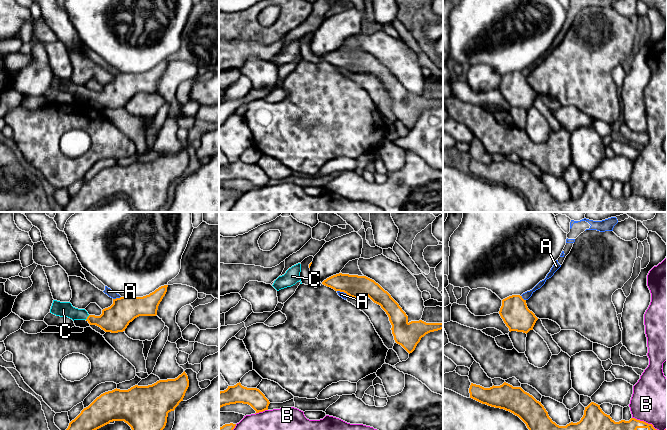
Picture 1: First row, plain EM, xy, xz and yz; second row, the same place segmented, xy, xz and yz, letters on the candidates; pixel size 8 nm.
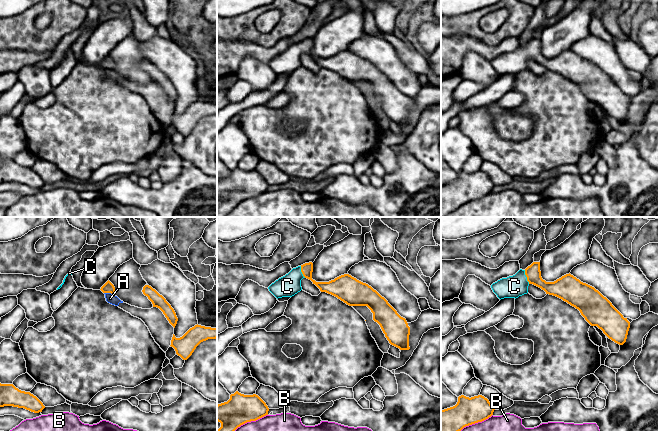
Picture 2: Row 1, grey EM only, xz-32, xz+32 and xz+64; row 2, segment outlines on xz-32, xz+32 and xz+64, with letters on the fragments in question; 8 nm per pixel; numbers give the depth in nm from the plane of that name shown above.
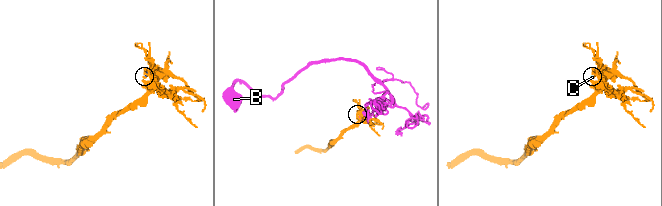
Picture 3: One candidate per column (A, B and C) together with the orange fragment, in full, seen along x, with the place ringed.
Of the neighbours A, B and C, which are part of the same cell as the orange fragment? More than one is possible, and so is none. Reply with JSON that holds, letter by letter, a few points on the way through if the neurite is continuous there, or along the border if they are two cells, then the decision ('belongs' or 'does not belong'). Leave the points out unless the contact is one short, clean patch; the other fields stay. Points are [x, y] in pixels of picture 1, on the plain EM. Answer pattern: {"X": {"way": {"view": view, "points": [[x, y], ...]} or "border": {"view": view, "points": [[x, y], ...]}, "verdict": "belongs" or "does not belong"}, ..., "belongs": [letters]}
{"A": {"border": {"view": "xy", "points": [[120, 72], [113, 75]]}, "verdict": "does not belong"}, "B": {"verdict": "does not belong"}, "C": {"way": {"view": "xy", "points": [[116, 94], [87, 93], [63, 85]]}, "verdict": "belongs"}, "belongs": ["C"]}

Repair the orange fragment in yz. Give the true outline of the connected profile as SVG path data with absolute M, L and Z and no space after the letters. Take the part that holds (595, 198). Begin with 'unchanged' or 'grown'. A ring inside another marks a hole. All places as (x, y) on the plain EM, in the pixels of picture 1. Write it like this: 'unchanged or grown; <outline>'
grown; M504 158L500 162L484 164L471 159L469 164L470 174L491 183L504 185L518 192L534 212L667 212L667 204L659 207L644 197L631 194L629 197L615 198L610 191L605 190L600 181L591 178L585 183L584 191L577 199L569 199L559 202L549 193L548 188L532 171L525 168L521 163L513 163Z

